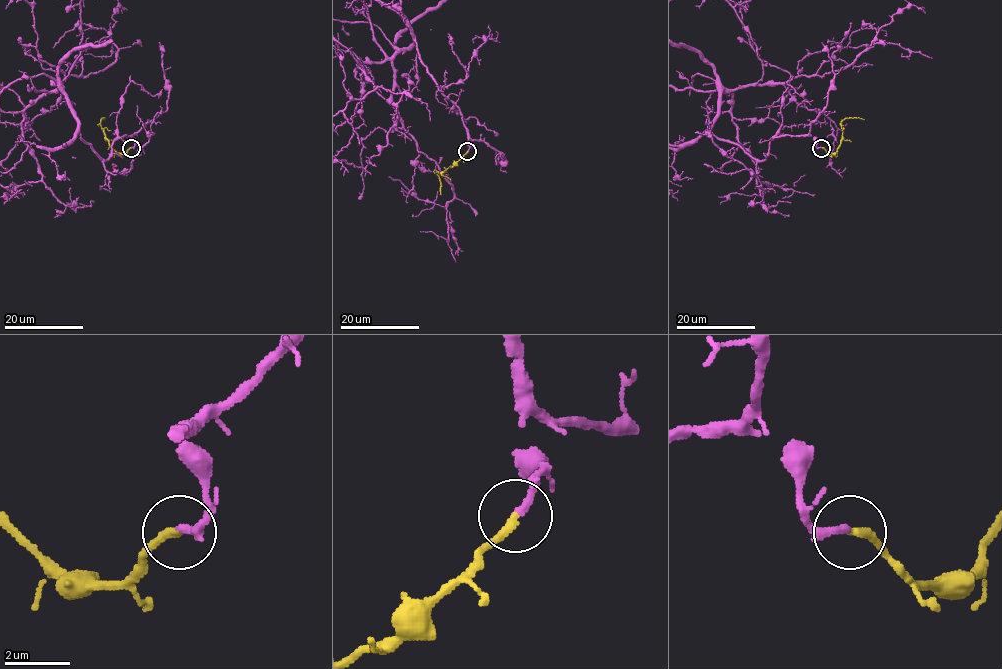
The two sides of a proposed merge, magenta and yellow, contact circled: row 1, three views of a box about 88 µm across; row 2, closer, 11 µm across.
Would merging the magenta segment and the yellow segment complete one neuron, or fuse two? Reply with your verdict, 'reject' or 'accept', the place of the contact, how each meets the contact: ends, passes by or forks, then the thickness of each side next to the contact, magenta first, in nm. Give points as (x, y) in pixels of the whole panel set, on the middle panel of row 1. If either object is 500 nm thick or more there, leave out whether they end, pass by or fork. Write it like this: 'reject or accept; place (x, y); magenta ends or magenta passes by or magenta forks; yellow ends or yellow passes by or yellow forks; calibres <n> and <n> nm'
accept; place (467, 151); magenta ends; yellow ends; calibres 240 and 260 nm

